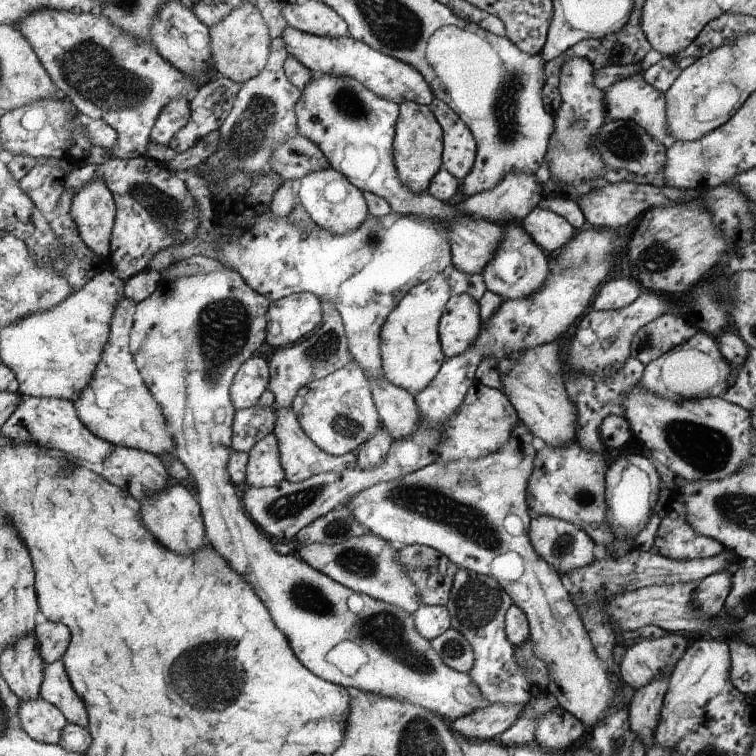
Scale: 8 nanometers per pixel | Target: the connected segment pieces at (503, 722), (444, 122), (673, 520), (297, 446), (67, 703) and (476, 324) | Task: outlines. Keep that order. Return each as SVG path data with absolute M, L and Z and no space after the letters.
M491 703L487 708L479 708L477 712L473 712L469 716L458 718L451 722L453 730L458 736L466 736L467 738L477 738L477 740L498 740L499 736L507 732L516 720L522 715L526 708L524 704L513 703Z
M436 98L431 102L433 114L444 130L444 161L442 168L465 180L471 173L477 156L477 141L448 102Z
M672 498L655 534L653 552L673 560L695 560L715 557L726 550L715 538L695 532L685 514L685 504Z
M279 405L277 406L276 414L278 418L276 419L274 434L278 439L281 465L285 470L287 481L291 483L301 483L322 473L341 473L342 471L354 469L359 466L357 452L348 453L344 456L332 456L317 446L304 432L304 428L301 427L300 420L293 406L287 407L286 405Z
M64 660L47 665L45 672L40 697L59 707L69 723L86 728L89 724L87 708L85 708L84 700L73 689Z
M469 294L452 295L440 324L445 356L465 354L481 336L482 326L480 302Z

